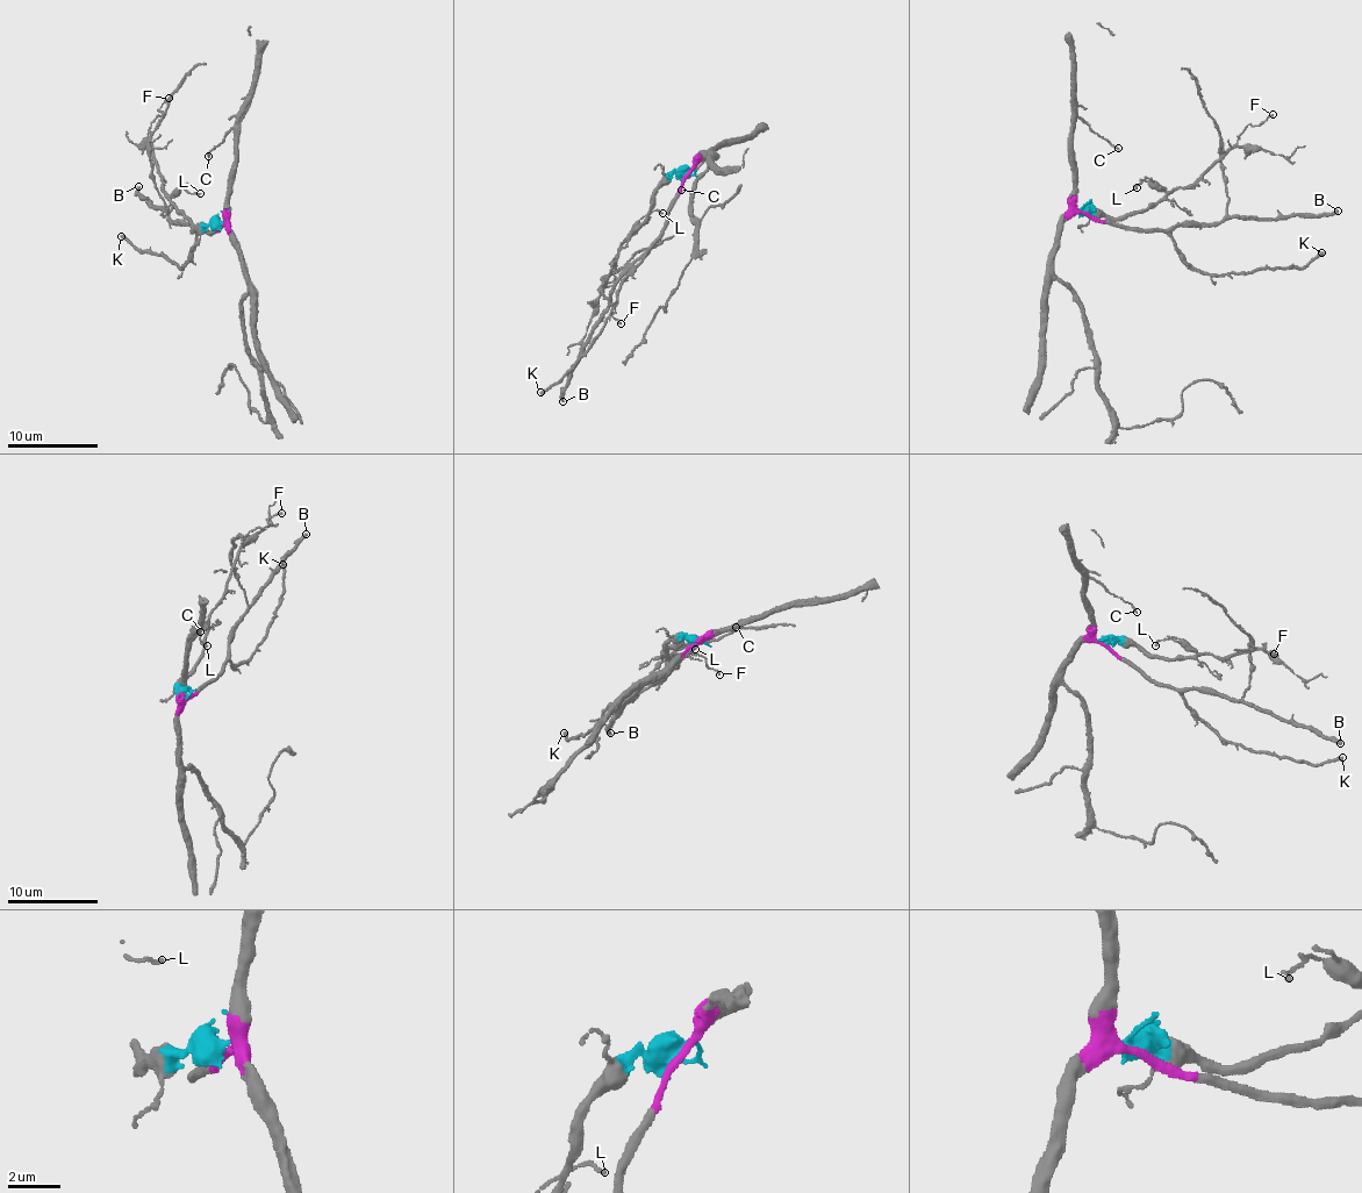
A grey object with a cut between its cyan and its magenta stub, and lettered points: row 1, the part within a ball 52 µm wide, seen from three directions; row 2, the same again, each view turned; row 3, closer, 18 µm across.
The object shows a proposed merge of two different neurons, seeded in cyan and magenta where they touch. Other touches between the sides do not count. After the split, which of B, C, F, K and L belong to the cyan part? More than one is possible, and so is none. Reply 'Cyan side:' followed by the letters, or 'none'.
Cyan side: F, L

